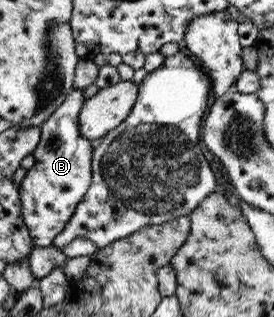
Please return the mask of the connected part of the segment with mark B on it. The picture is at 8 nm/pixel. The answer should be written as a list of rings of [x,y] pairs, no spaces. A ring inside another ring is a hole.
[[[72,89],[64,101],[39,126],[39,142],[32,151],[34,164],[19,183],[20,217],[33,246],[47,247],[64,230],[69,217],[83,198],[92,179],[90,141],[80,136],[78,112],[83,104],[82,90]]]

